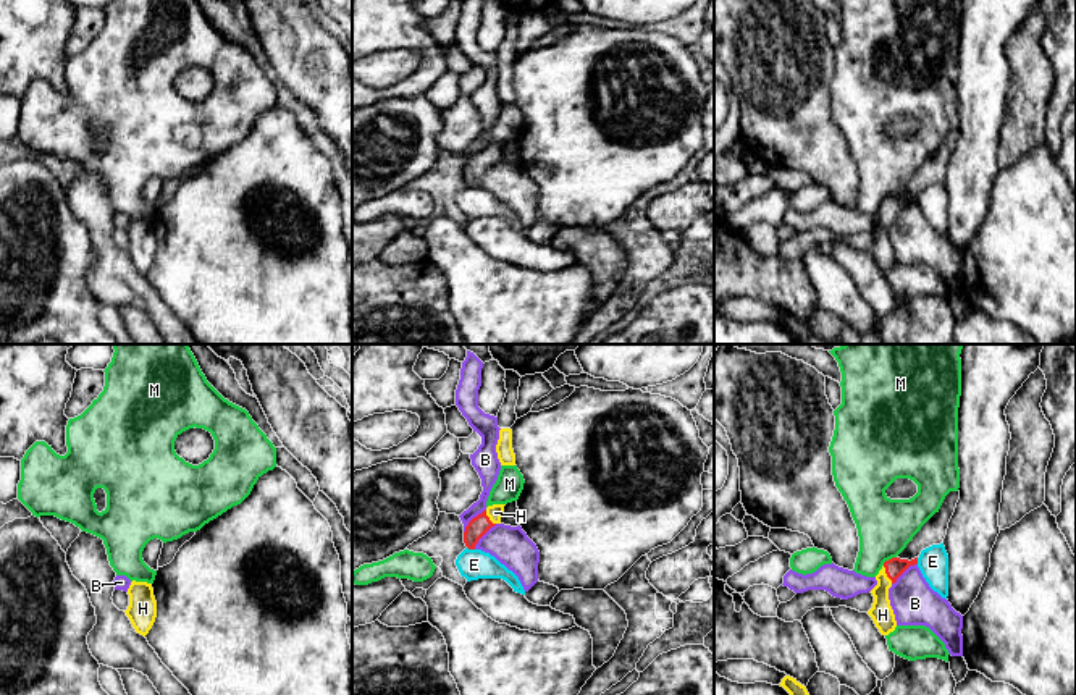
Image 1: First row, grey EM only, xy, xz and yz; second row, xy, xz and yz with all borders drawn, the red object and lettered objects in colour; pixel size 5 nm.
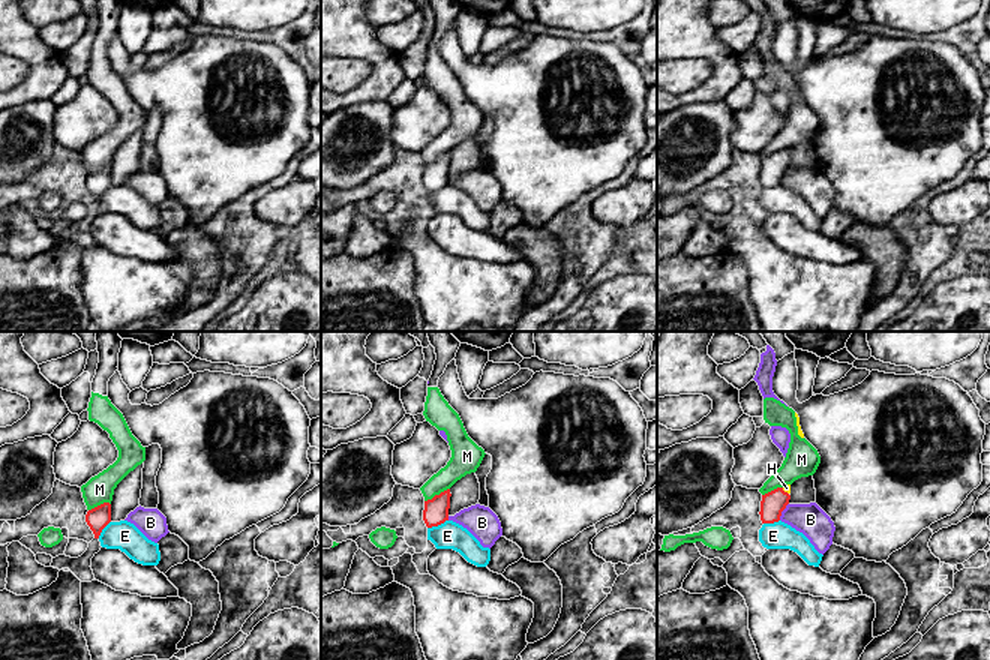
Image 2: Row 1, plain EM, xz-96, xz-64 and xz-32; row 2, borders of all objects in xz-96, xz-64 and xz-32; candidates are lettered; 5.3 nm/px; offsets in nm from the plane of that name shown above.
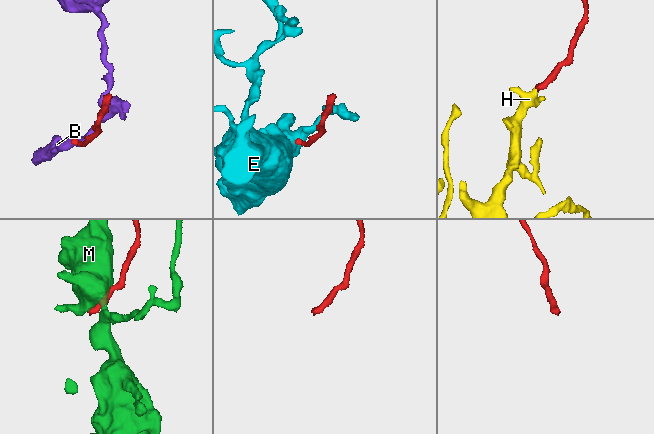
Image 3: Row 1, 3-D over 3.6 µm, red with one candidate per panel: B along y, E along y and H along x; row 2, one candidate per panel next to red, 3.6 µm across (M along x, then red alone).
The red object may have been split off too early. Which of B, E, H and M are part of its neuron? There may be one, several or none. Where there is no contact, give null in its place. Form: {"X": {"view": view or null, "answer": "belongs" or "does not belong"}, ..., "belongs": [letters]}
{"B": {"view": "xz", "answer": "does not belong"}, "E": {"view": "xz", "answer": "does not belong"}, "H": {"view": "yz", "answer": "belongs"}, "M": {"view": "yz", "answer": "does not belong"}, "belongs": ["H"]}

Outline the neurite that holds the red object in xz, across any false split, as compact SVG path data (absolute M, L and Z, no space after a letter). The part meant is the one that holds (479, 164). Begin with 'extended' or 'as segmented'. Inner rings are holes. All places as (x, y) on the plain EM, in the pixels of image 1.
extended | M506 142L488 144L481 152L473 155L464 170L464 181L469 187L475 187L478 178L496 162L501 162L501 155Z

